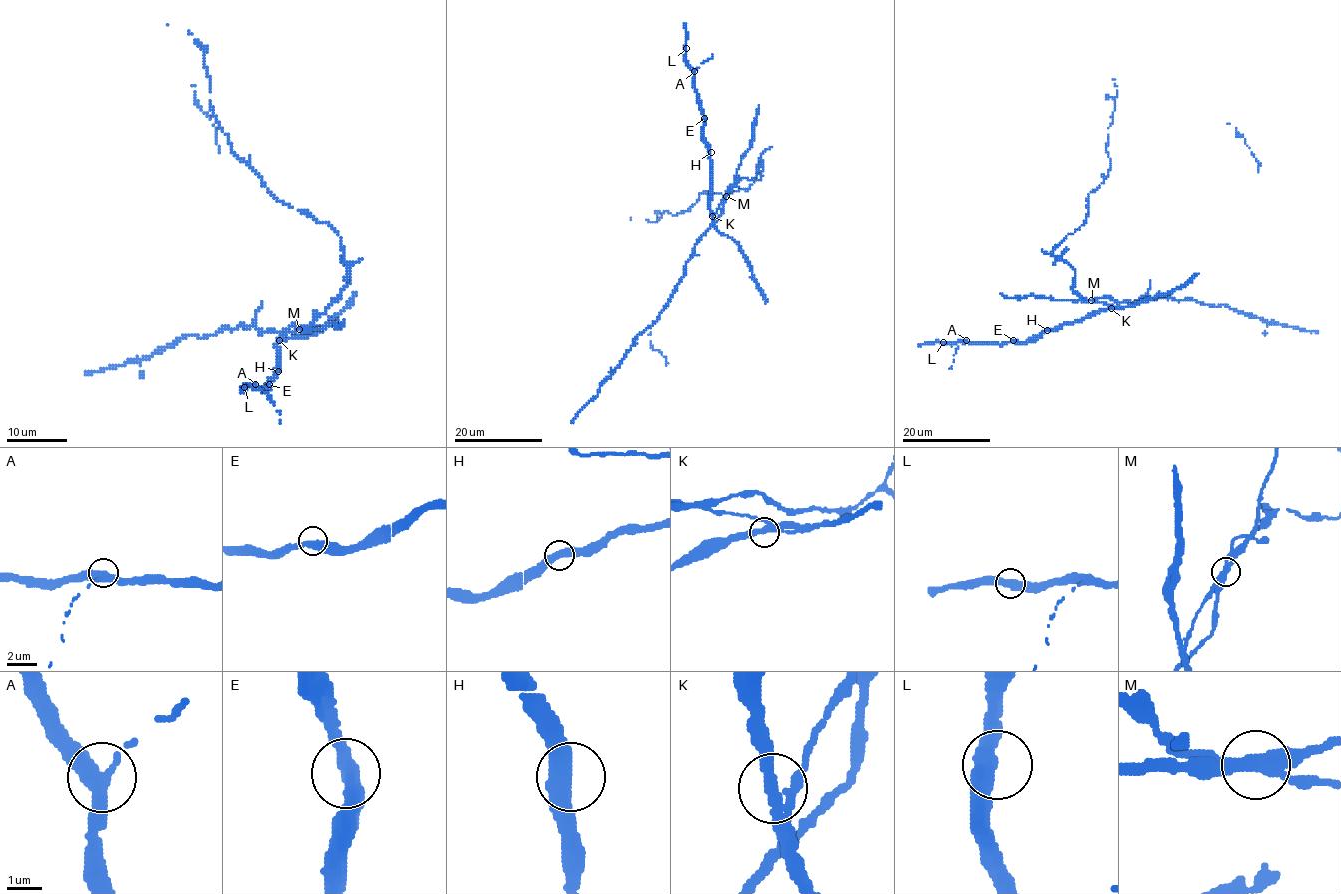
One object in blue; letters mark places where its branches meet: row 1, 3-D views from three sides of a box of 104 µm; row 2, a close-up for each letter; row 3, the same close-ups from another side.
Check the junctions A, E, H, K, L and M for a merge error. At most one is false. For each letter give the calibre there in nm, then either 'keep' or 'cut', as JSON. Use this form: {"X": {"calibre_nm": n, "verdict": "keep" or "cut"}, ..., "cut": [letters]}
{"A": {"calibre_nm": 360, "verdict": "keep"}, "E": {"calibre_nm": 400, "verdict": "keep"}, "H": {"calibre_nm": 420, "verdict": "keep"}, "K": {"calibre_nm": 300, "verdict": "keep"}, "L": {"calibre_nm": 400, "verdict": "keep"}, "M": {"calibre_nm": 340, "verdict": "cut"}, "cut": ["M"]}

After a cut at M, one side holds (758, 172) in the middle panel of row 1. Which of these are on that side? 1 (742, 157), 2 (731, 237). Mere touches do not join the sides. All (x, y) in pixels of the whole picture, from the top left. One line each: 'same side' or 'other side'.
1: other side
2: same side

